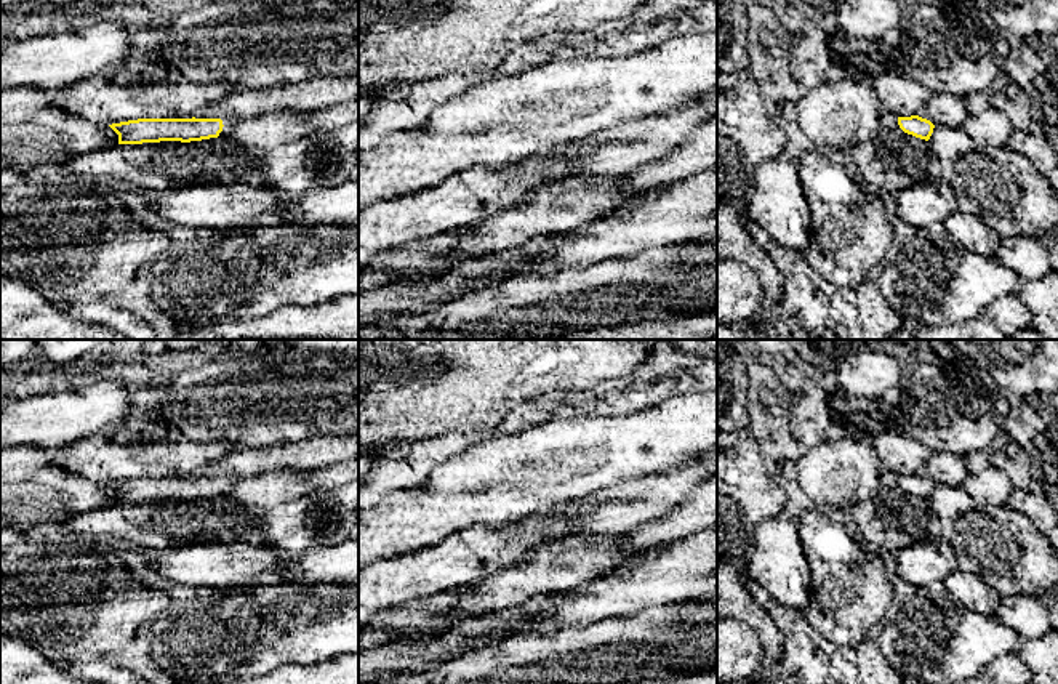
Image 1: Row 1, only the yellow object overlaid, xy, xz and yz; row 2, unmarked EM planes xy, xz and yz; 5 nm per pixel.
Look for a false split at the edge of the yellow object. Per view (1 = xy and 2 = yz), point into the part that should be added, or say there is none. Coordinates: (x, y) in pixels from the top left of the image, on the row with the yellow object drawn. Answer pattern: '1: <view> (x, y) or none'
1: xy (229, 124)
2: yz (887, 120)

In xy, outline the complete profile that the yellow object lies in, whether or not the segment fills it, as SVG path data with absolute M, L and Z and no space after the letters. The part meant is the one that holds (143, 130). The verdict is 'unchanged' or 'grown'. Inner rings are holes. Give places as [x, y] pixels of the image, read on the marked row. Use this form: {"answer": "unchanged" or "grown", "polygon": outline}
{"answer": "grown", "polygon": "M138 119L109 125L118 135L118 144L160 141L202 141L229 136L238 119Z"}

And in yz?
{"answer": "grown", "polygon": "M890 112L880 114L880 125L885 130L903 130L904 133L928 141L935 125L919 115L896 117Z"}

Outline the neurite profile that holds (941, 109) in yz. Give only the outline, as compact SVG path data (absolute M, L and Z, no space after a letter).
M932 93L928 103L919 111L919 117L933 125L960 128L968 117L964 98Z

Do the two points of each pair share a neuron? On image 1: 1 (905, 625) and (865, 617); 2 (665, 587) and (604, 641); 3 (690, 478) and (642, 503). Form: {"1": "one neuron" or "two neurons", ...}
{"1": "two neurons", "2": "two neurons", "3": "one neuron"}

